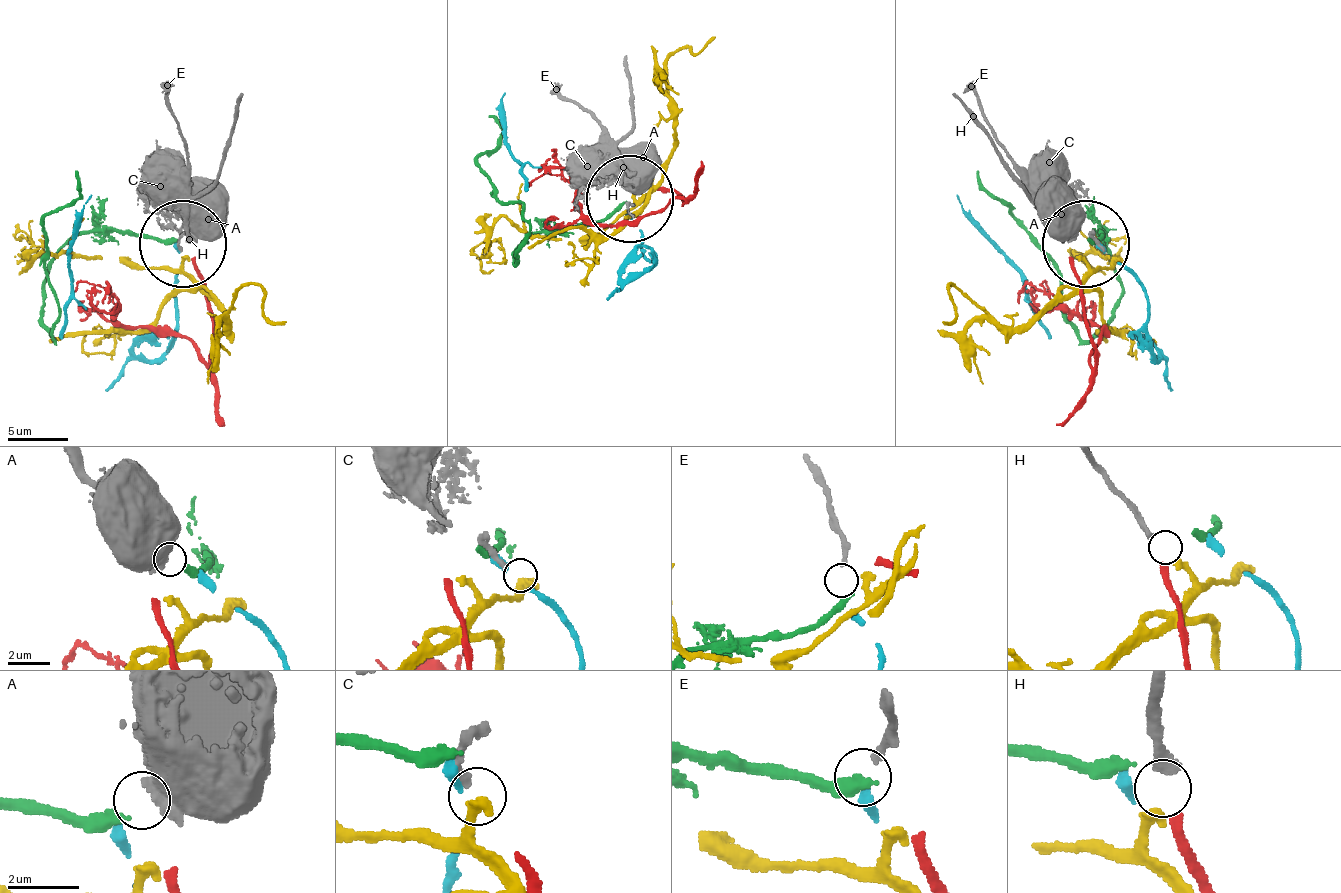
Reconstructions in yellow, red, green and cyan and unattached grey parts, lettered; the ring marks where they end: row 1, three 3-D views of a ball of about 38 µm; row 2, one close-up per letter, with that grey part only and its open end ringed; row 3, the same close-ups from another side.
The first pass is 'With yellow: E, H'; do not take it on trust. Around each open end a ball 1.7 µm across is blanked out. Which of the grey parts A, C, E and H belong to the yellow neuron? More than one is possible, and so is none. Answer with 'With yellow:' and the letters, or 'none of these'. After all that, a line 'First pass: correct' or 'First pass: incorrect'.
With yellow: H
First pass: incorrect

